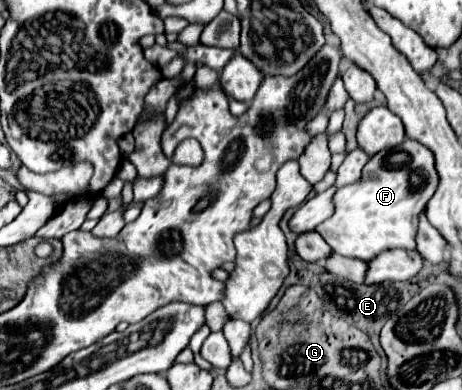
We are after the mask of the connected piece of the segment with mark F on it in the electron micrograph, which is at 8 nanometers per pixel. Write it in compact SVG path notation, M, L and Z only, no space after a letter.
M405 140L393 152L385 152L385 156L371 156L363 168L361 184L337 190L333 196L335 214L321 222L315 232L325 238L331 252L345 258L361 258L363 262L369 262L383 250L413 250L419 214L425 210L429 198L433 198L437 182L433 152L417 140Z

